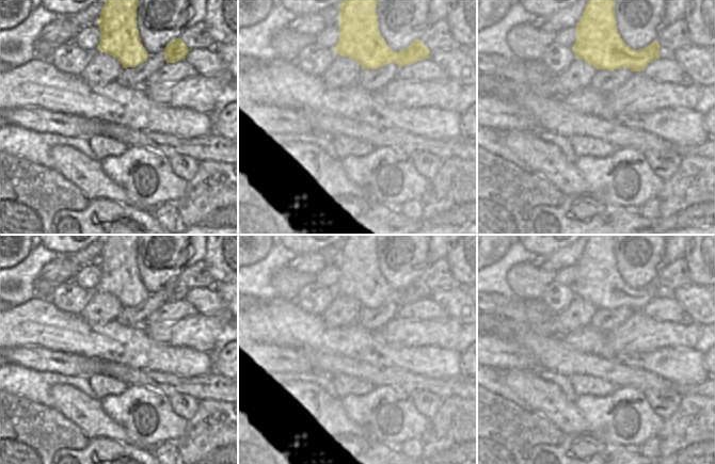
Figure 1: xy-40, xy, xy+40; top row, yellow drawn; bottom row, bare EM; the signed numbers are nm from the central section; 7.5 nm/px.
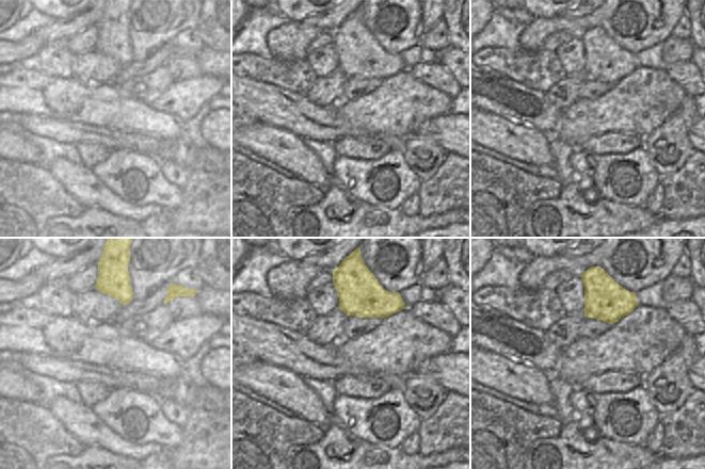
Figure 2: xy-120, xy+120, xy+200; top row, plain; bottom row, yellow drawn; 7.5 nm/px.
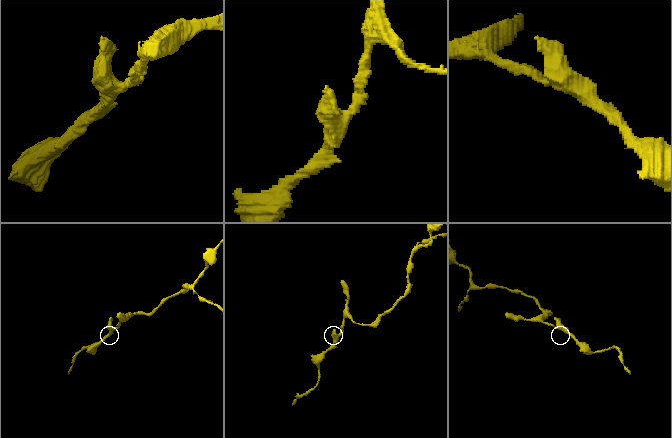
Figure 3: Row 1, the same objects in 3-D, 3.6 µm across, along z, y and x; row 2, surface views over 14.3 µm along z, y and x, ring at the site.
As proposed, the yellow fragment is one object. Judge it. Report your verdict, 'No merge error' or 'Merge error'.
No merge error.

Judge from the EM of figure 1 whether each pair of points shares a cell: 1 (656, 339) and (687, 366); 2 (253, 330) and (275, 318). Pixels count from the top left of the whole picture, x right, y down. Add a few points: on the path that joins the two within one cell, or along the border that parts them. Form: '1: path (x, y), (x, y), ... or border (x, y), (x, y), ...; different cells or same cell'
1: border (689, 348), (663, 347), (641, 354); different cells
2: path (258, 325), (270, 323); same cell

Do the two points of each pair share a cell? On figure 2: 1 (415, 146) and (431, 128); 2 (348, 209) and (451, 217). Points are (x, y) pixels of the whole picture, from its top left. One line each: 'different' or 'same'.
1: different
2: same

